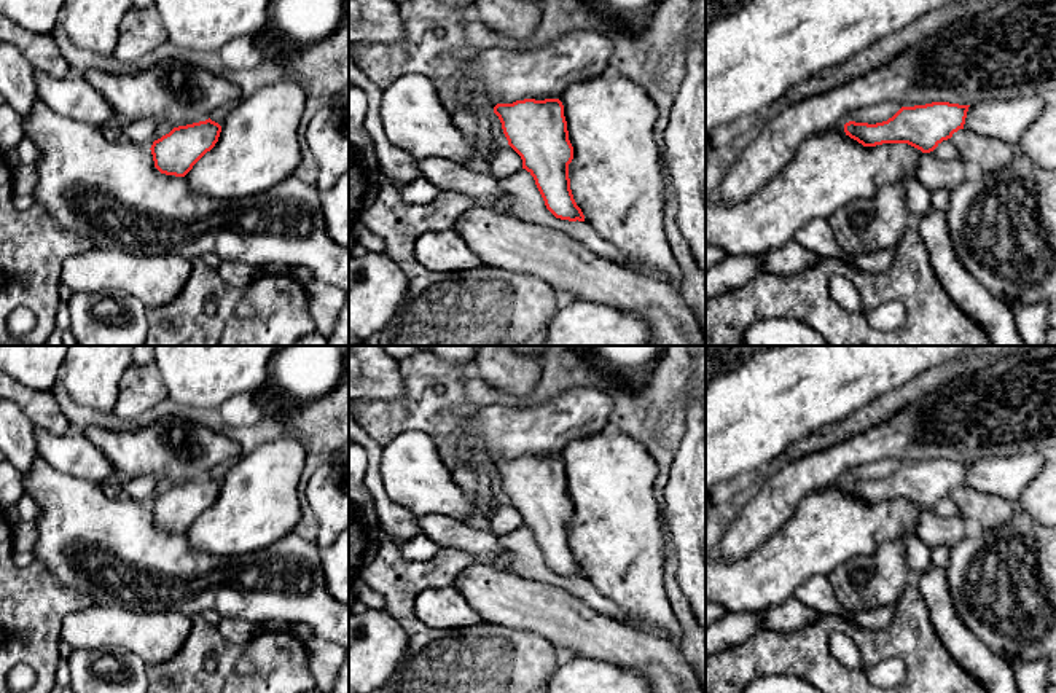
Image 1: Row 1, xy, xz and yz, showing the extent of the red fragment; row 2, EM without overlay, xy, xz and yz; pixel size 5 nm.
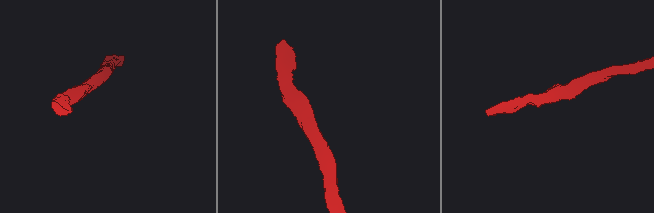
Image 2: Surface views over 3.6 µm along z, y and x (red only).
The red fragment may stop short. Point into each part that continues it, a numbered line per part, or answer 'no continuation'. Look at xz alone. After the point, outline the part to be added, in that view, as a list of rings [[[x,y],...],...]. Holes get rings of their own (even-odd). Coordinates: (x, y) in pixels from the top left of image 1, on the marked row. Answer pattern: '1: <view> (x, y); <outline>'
1: xz (617, 176); [[[600,73],[570,84],[561,97],[573,159],[569,164],[570,190],[585,220],[597,234],[634,263],[682,282],[664,229],[666,169],[655,142],[658,107],[634,81]]]

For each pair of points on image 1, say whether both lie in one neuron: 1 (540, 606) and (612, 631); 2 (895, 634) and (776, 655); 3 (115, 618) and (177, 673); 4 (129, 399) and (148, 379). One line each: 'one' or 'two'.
1: one
2: one
3: two
4: one

